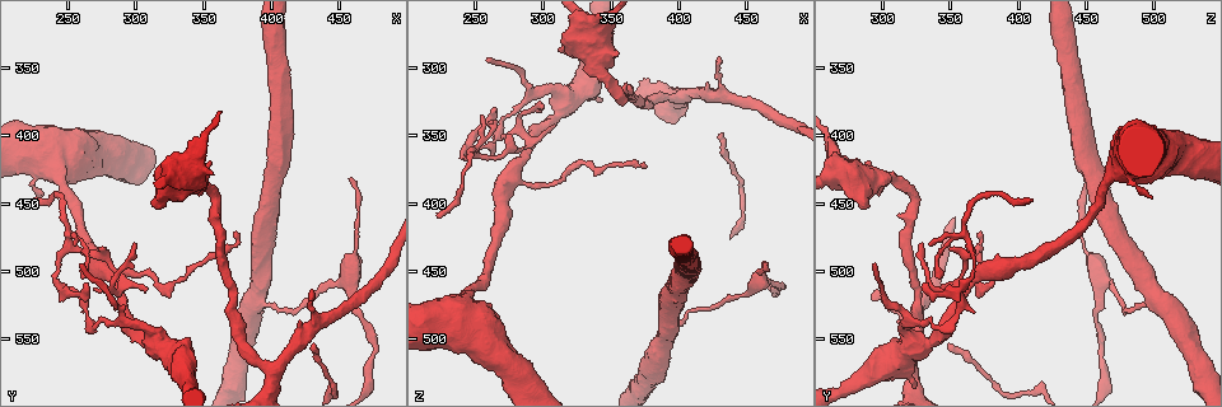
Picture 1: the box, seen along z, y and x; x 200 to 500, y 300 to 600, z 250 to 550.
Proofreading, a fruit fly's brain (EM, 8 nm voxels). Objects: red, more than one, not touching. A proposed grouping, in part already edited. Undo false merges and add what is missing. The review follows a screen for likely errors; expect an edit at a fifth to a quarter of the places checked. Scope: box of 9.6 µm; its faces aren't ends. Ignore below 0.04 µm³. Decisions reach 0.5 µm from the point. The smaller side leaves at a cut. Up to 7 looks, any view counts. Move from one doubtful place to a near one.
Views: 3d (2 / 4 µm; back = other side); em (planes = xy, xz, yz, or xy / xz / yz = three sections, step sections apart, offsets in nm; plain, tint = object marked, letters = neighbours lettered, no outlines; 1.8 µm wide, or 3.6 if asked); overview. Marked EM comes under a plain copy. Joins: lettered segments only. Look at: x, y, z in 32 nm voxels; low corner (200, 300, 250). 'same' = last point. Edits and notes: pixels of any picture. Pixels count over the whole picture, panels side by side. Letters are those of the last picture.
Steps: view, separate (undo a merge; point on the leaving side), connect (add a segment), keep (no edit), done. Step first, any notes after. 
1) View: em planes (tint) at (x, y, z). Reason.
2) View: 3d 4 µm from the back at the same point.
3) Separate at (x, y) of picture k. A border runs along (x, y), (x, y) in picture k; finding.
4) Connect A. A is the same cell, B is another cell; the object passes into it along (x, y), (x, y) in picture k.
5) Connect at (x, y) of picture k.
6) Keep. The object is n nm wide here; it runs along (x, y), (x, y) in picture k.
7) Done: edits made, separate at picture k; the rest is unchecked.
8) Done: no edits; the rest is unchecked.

View: 3d 2 µm at (450, 508, 464). A narrow waist.

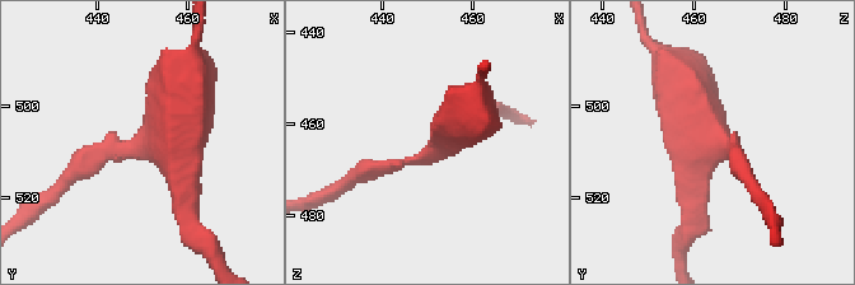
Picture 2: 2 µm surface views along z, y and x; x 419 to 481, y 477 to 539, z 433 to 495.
View: em planes (tint) at (453, 507, 463). Now the EM.

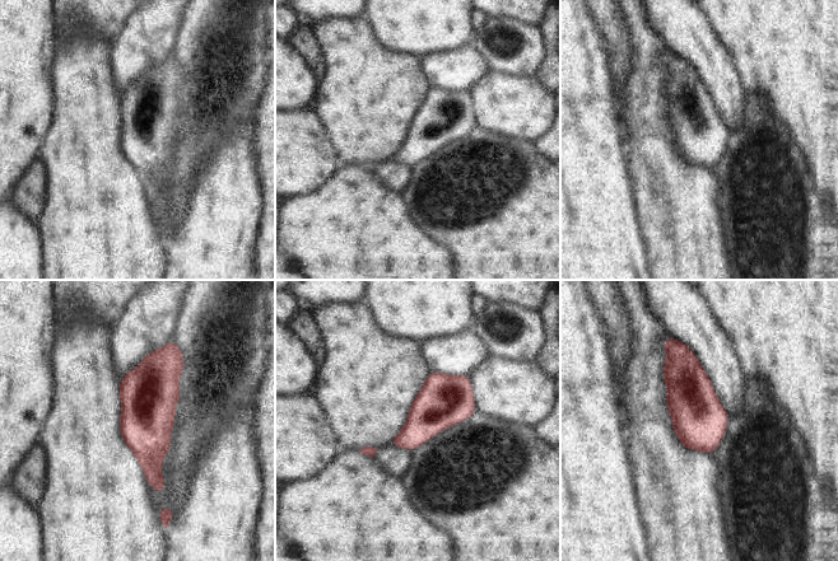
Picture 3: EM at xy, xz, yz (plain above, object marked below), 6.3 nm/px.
View: em planes (letters) at the same point. See the neighbours.

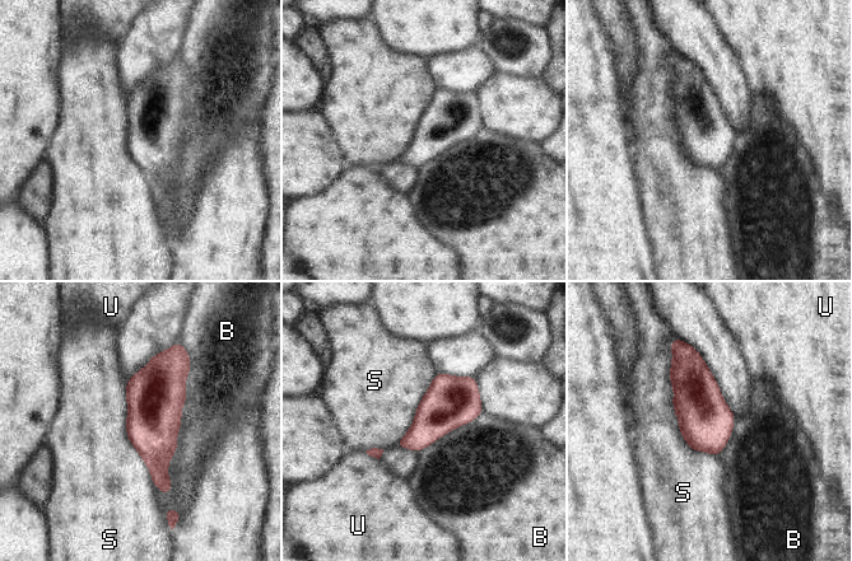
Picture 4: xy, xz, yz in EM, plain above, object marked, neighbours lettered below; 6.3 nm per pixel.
Keep. The object is 300 nm wide here; B, S and U are other cells; a border runs along (669, 345), (678, 430), (717, 457) in picture 4; continuous, no second neuron.

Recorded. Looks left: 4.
View: em planes (letters) at (342, 588, 324). Thick end.

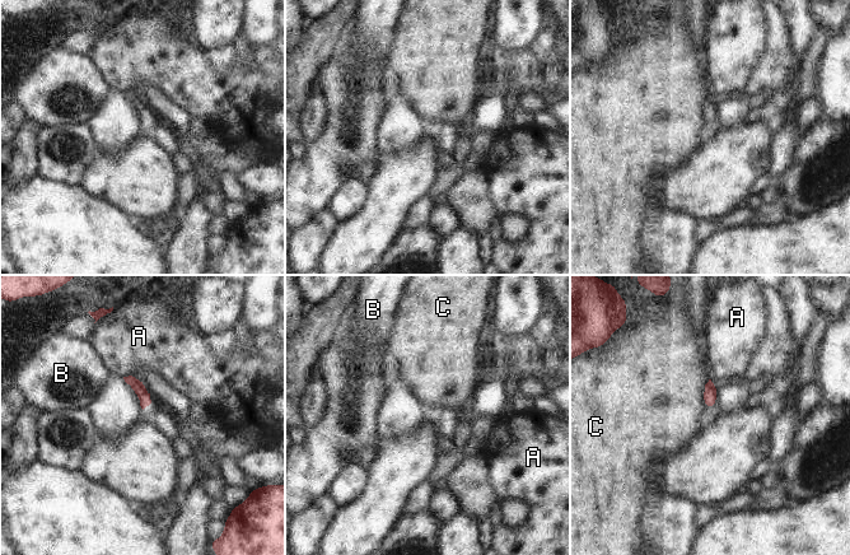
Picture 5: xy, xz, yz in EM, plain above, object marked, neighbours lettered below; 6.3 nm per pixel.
Keep. The longest contact is with C, 190 nm; A, B and C are other cells; a border runs along (709, 378), (704, 388), (704, 406) in picture 5; no lettered segment goes on from it.

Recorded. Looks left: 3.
View: em 3.6 µm xz step 16 (letters) at (226, 444, 496). Tapers out.

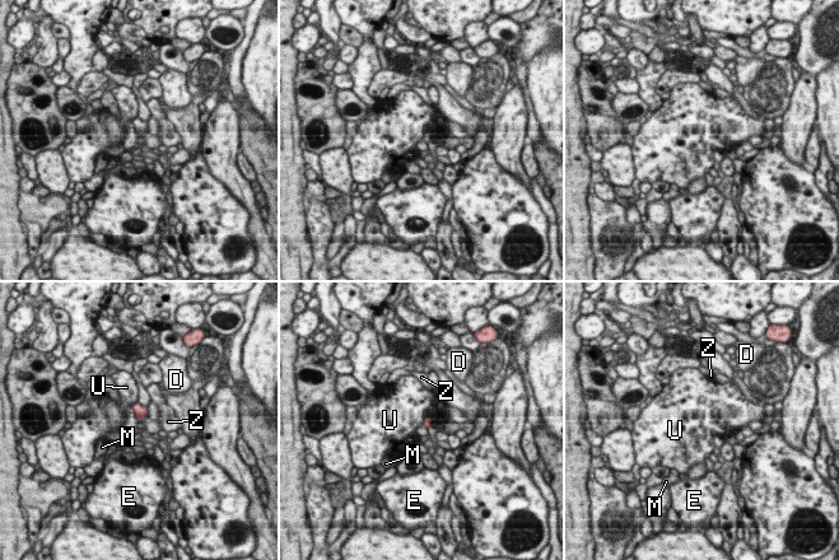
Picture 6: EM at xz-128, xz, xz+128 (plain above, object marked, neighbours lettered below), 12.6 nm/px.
Keep. The longest contact is with U, 140 nm; D, E, M, U and Z are other cells; none of them fits.

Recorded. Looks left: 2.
Done: no edits; the rest is unchecked.

